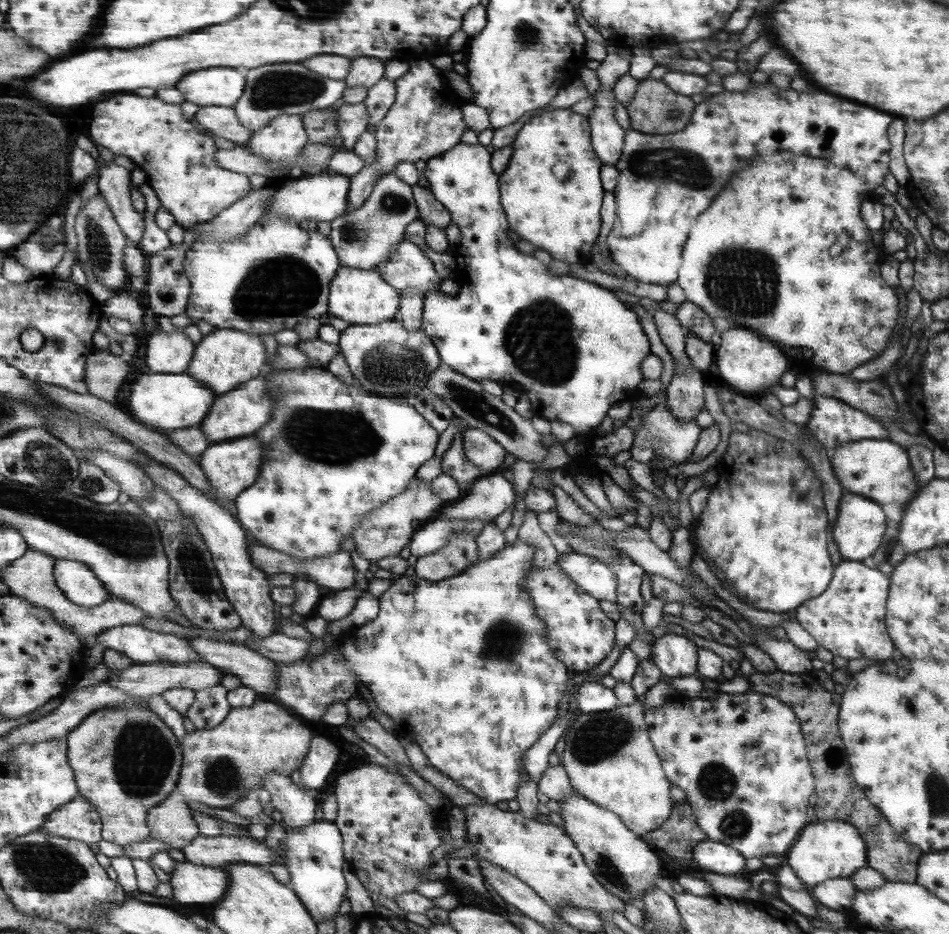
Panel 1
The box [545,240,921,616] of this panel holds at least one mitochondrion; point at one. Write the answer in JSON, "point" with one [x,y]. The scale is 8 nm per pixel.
{"point":[742,282]}

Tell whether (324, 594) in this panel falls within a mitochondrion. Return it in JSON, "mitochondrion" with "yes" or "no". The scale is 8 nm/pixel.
{"mitochondrion":"no"}

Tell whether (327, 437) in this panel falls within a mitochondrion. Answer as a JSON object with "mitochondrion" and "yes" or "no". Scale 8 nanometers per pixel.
{"mitochondrion":"yes"}

